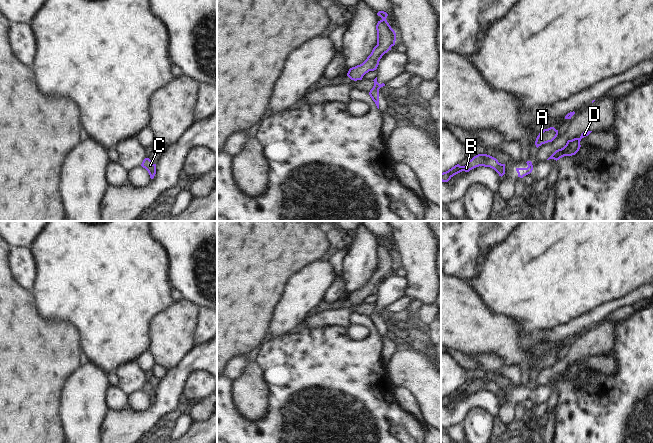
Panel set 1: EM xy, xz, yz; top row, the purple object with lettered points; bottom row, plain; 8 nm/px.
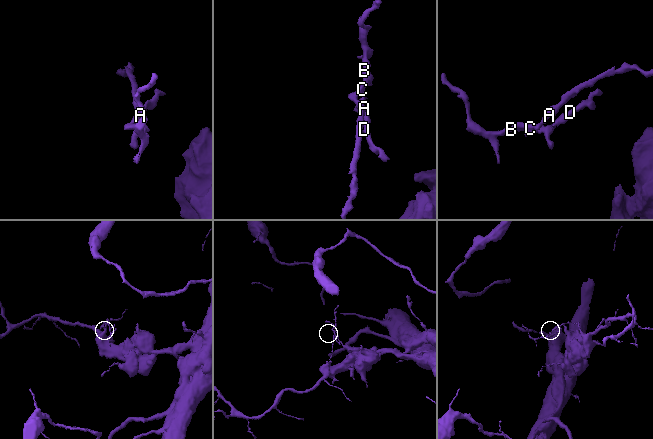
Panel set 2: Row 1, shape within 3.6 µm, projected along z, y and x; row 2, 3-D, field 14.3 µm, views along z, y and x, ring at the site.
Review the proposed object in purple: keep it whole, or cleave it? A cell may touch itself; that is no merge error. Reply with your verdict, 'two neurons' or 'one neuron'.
two neurons

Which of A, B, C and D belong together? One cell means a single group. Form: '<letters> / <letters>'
A B C / D

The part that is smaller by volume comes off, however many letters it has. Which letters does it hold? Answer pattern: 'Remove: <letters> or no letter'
Remove: D

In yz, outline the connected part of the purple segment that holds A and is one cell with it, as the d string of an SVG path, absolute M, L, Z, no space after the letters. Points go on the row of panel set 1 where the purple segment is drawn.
M550 127L548 129L544 129L536 138L535 145L538 148L542 144L552 142L558 135L558 130L554 127Z

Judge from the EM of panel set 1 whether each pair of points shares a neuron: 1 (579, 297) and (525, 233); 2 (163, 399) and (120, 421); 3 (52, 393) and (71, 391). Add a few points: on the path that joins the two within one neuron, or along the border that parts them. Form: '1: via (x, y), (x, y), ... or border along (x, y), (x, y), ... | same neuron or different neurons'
1: via (568, 273), (568, 243), (562, 237), (549, 237) | same neuron
2: via (153, 410), (143, 420), (131, 421) | same neuron
3: border along (71, 372), (65, 378), (61, 388), (59, 416) | different neurons

